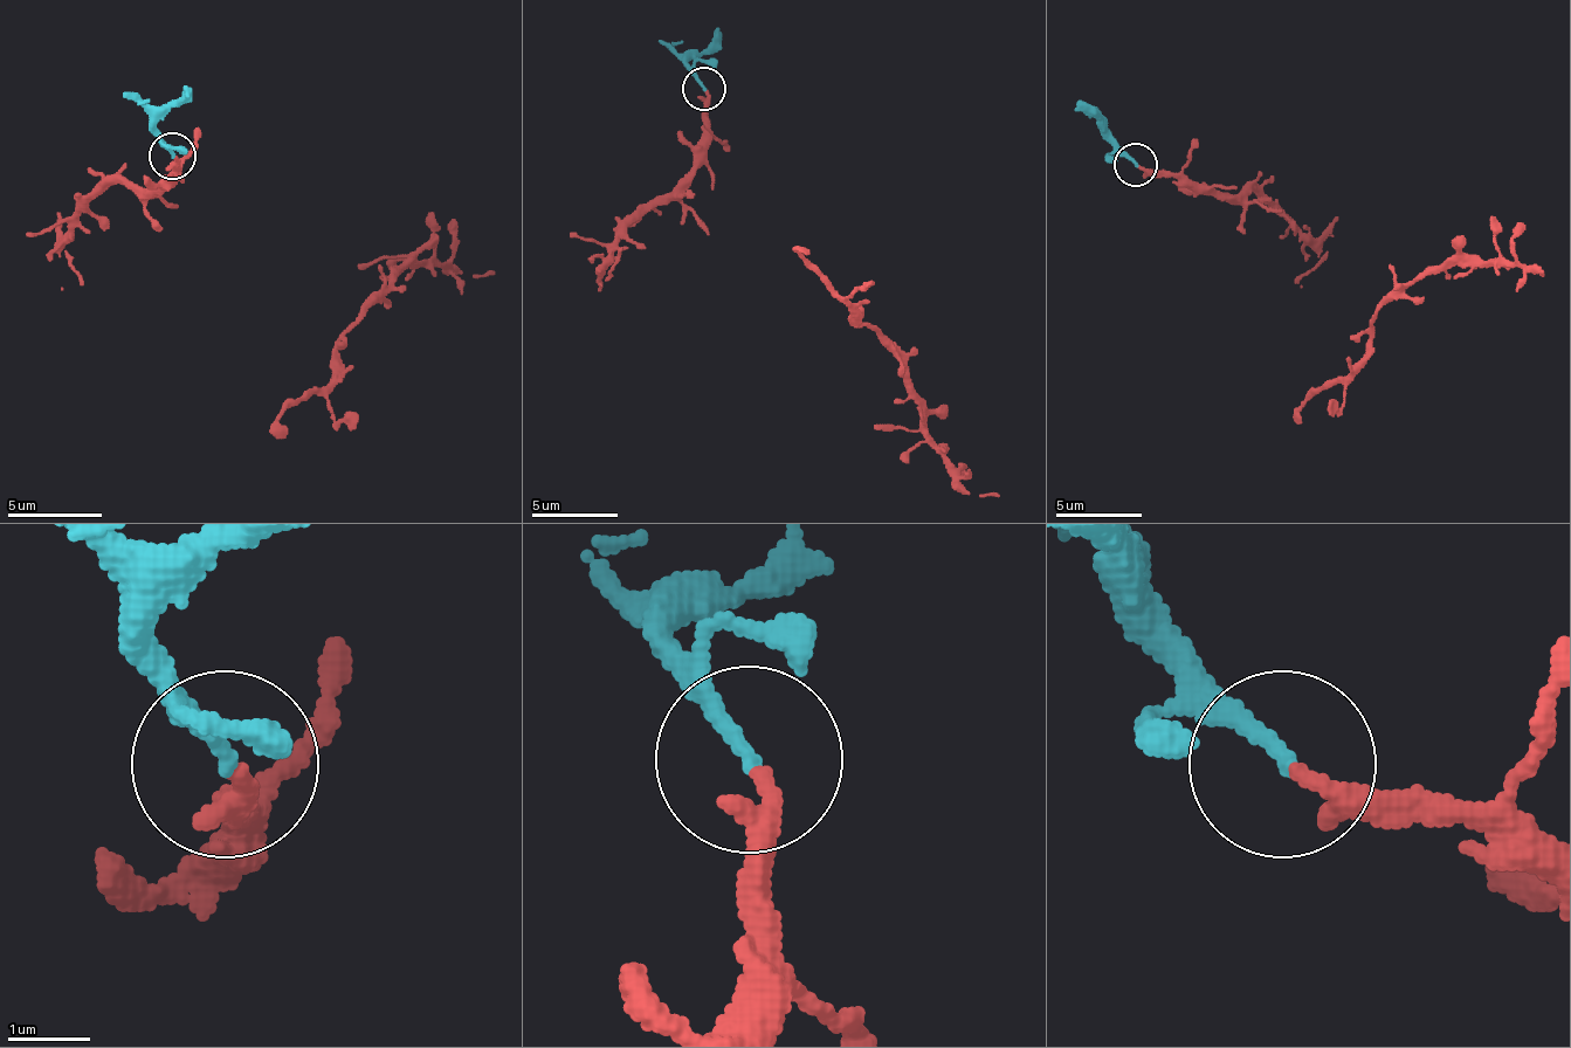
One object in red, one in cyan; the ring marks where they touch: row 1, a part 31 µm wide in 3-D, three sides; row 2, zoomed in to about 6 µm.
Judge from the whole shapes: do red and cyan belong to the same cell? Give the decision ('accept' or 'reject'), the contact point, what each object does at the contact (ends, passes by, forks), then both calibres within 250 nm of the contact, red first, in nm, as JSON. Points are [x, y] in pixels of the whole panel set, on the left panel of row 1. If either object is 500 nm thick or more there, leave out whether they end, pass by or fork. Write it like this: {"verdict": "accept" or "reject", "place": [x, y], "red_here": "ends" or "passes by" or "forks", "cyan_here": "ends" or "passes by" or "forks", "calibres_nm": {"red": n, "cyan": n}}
{"verdict": "accept", "place": [172, 156], "red_here": "ends", "cyan_here": "ends", "calibres_nm": {"red": 240, "cyan": 200}}

